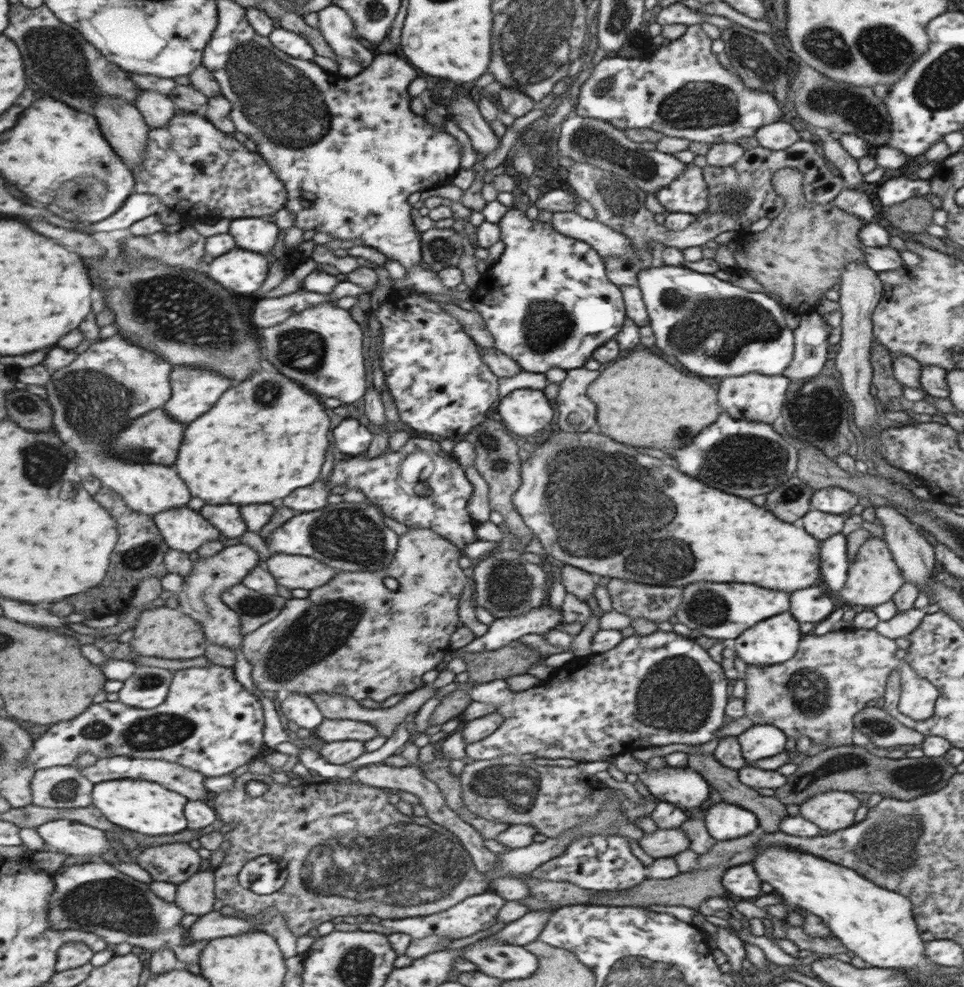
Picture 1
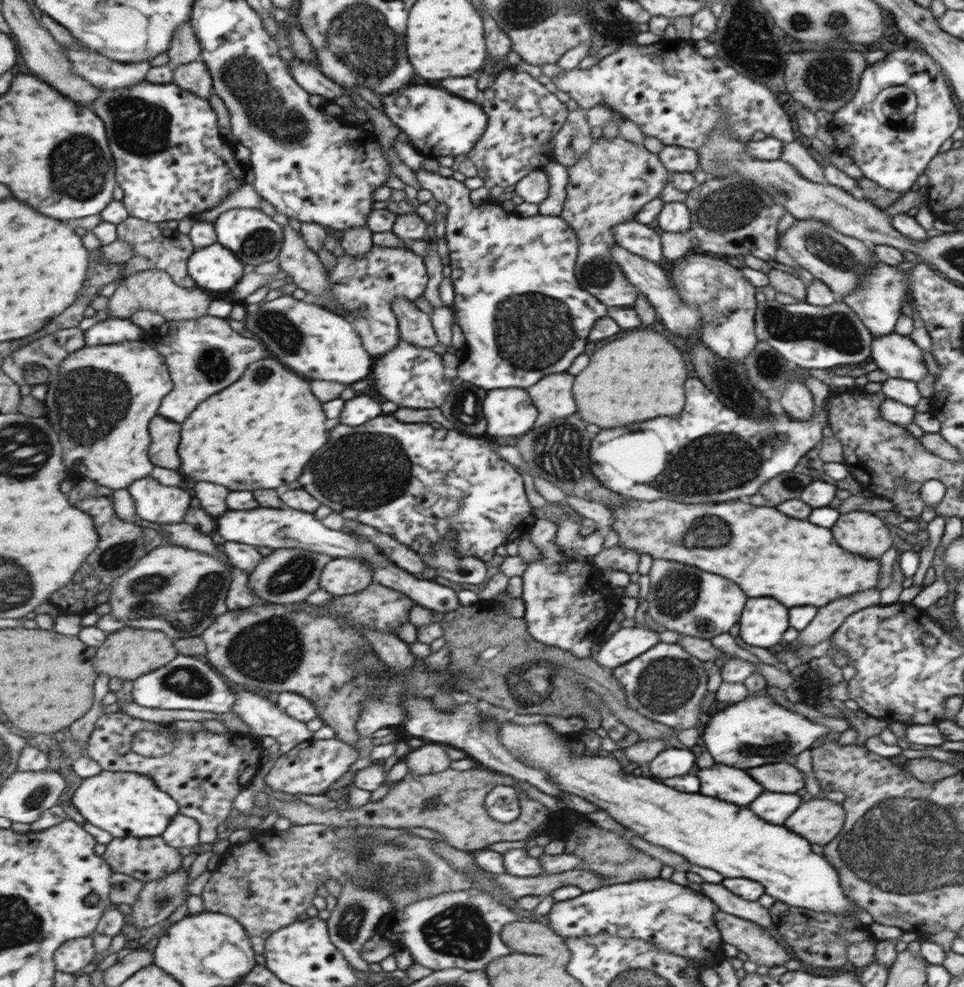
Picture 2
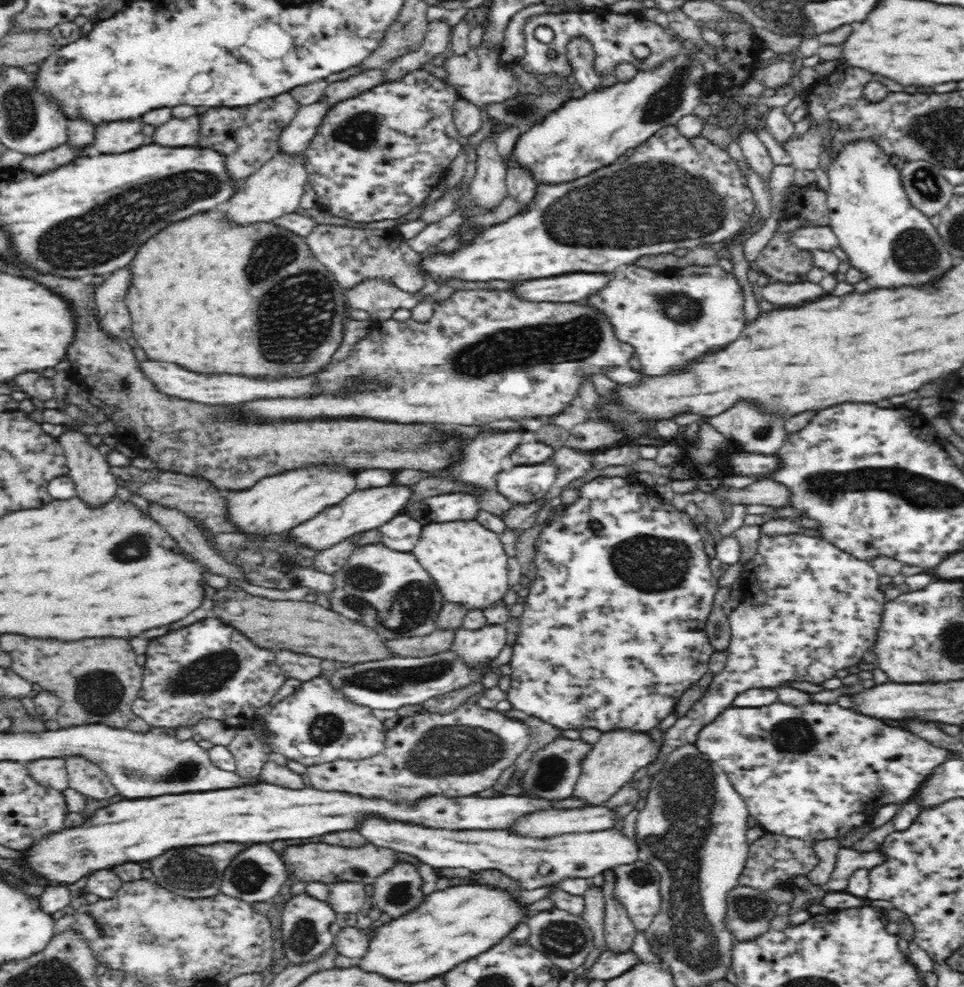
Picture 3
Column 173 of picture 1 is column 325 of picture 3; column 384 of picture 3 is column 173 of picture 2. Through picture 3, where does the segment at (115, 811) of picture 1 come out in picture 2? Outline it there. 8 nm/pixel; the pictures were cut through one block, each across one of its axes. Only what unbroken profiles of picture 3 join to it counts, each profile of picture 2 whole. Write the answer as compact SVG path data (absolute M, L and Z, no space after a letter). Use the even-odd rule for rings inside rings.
M102 772L96 778L84 780L75 792L73 804L88 822L112 832L116 838L124 836L162 836L170 822L180 814L180 804L170 794L162 792L150 776L137 772Z

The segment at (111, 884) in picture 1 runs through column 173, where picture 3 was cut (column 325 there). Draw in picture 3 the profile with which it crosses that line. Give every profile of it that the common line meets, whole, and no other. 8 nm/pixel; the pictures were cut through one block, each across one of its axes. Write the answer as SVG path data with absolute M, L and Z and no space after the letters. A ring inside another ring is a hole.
M306 891L298 892L291 896L281 913L284 950L293 963L308 962L335 942L330 926L336 922L339 912L330 903L310 896Z

